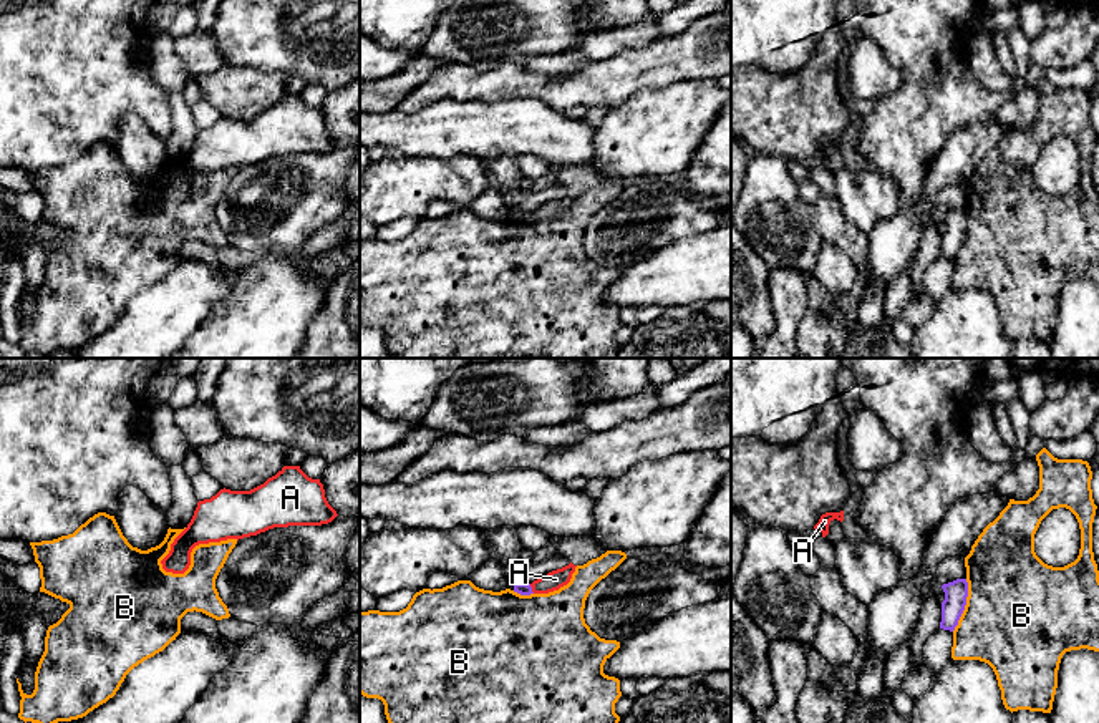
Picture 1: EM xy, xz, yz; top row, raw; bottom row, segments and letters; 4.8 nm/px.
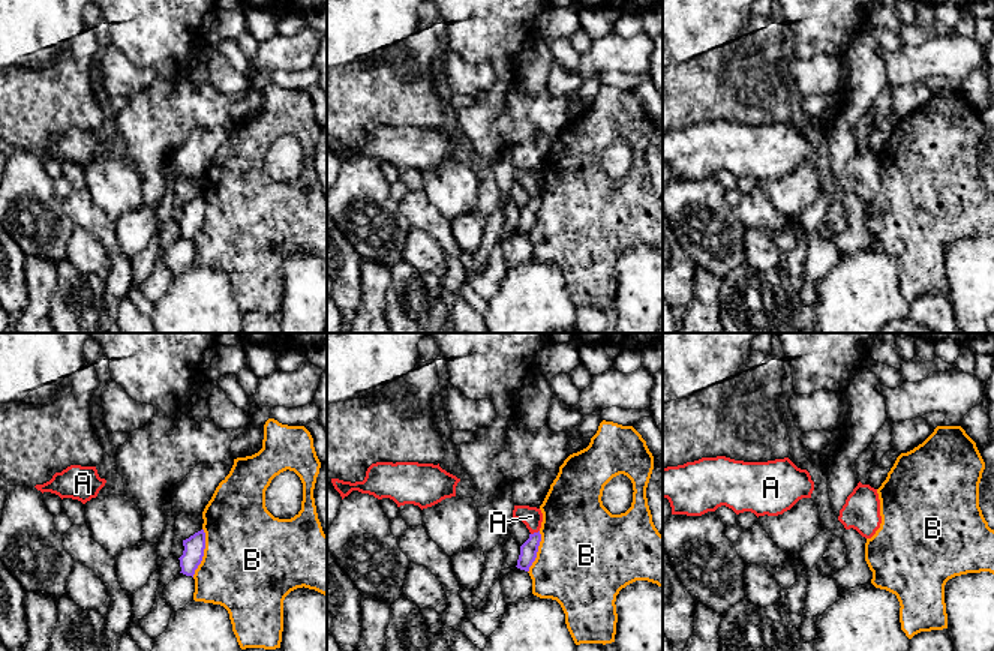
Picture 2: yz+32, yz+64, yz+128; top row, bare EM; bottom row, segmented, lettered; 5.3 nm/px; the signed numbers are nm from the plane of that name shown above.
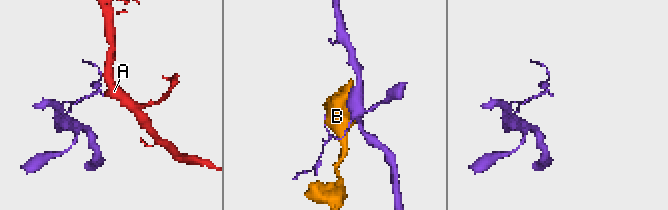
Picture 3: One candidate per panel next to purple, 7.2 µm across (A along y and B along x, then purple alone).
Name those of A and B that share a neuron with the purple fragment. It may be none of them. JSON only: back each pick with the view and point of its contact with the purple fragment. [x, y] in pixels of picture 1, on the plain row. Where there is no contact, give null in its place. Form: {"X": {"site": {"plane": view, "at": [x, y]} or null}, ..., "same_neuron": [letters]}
{"same_neuron": []}

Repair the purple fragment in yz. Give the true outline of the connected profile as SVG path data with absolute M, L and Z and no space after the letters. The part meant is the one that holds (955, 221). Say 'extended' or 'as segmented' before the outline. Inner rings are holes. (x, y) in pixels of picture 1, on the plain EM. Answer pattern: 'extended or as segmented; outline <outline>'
as segmented; outline M956 207L942 214L945 229L942 230L942 250L940 257L953 260L965 239L968 226L966 207Z

